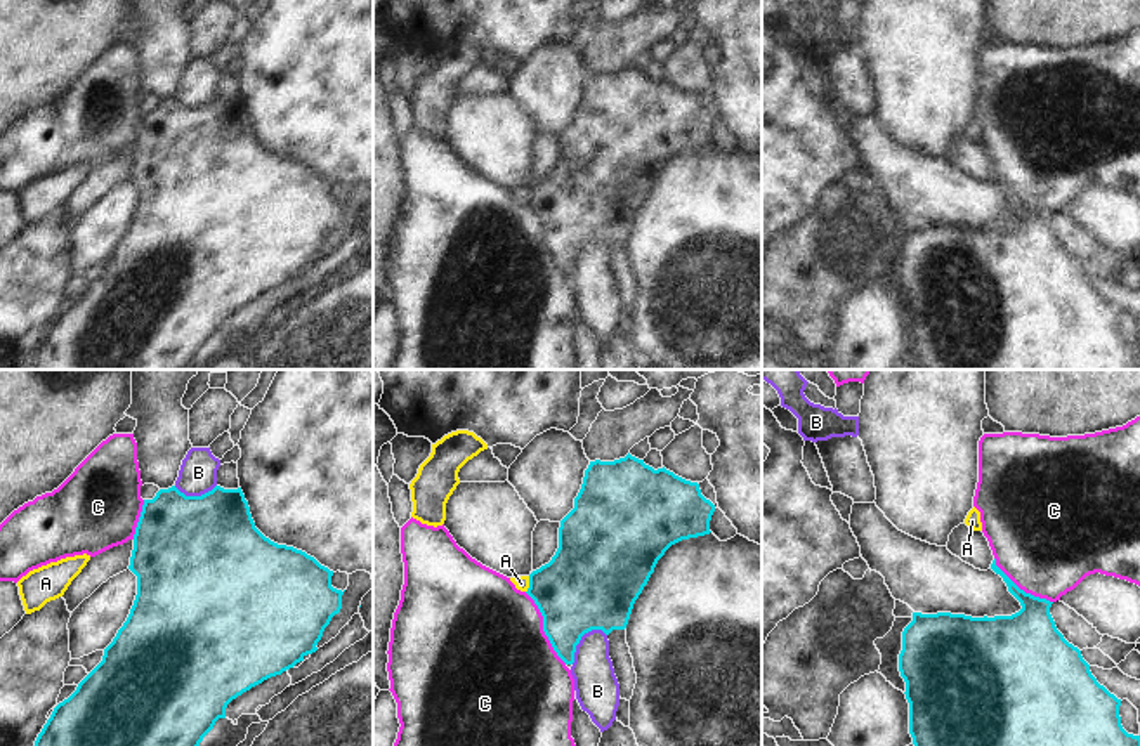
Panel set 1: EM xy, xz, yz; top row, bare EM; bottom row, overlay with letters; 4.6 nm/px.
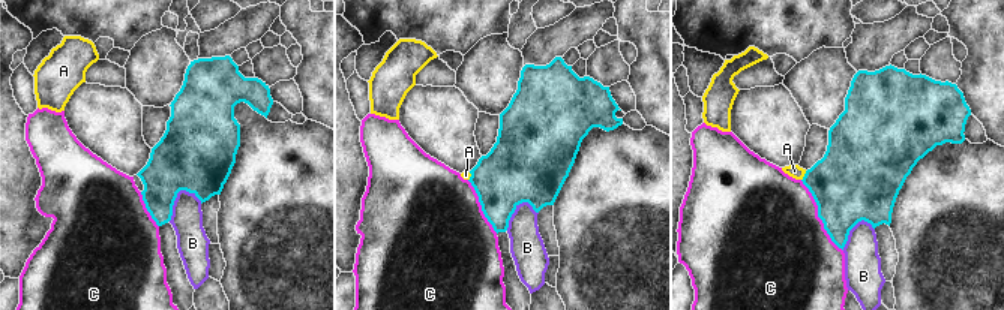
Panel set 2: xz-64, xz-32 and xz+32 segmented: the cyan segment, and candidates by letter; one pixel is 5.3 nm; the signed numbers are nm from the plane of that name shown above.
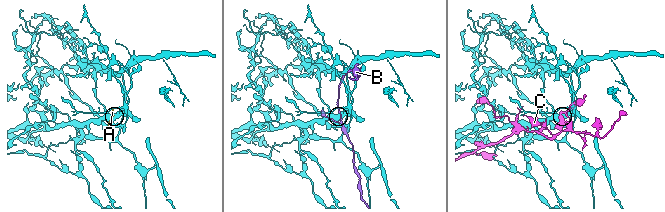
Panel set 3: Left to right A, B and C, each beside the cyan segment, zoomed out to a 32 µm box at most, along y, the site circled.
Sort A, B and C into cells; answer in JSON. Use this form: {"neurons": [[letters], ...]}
{"neurons": [["A"], ["B"], ["C"]]}

